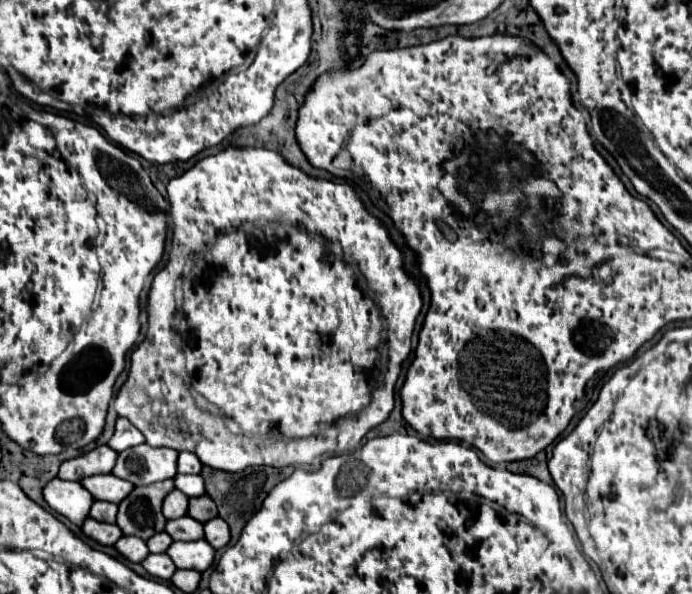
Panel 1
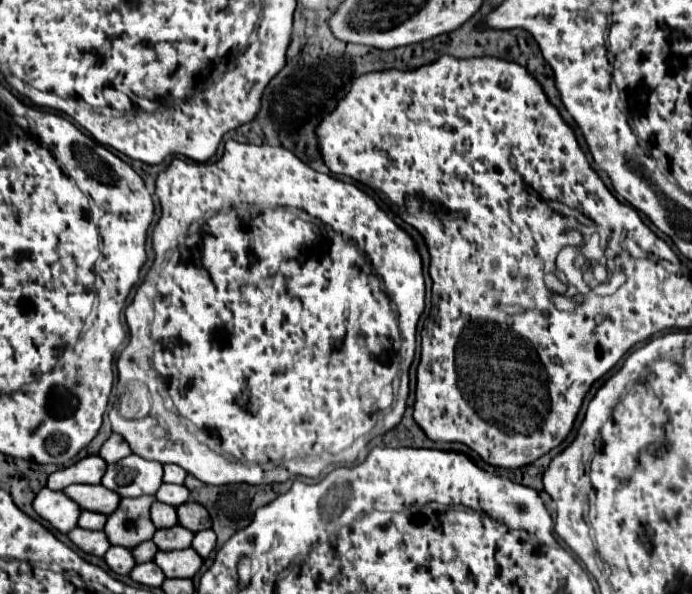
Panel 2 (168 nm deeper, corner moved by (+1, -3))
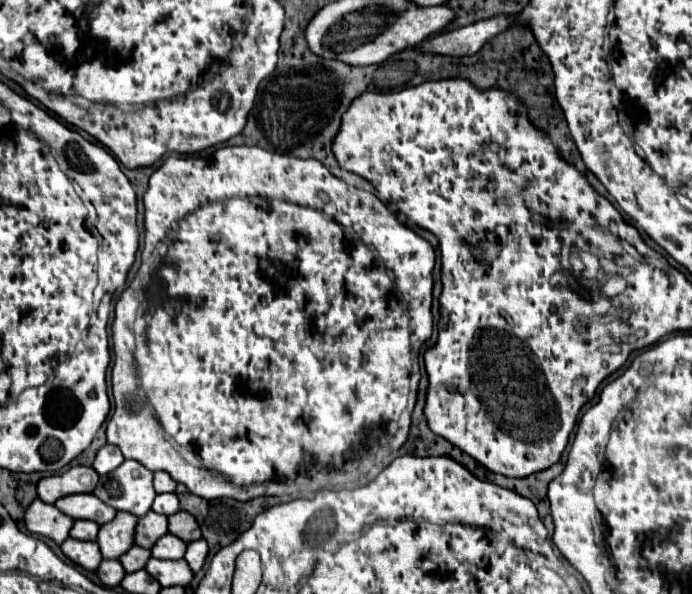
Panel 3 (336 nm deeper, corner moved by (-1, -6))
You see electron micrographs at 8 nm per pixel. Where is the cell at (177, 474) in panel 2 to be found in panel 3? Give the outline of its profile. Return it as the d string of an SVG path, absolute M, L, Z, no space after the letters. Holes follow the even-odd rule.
M157 471L153 483L155 483L155 491L157 493L171 493L171 491L177 489L175 479L171 479L171 475L167 471Z

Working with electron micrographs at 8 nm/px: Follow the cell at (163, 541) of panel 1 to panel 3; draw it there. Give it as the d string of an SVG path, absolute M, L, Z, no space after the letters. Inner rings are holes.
M133 545L127 553L123 553L123 555L119 557L119 561L123 563L123 567L125 567L127 573L133 573L133 571L143 569L145 563L149 561L149 557L151 557L151 549L143 549L143 547Z

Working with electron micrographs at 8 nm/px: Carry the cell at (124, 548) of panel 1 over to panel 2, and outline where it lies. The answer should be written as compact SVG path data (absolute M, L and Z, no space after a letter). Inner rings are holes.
M111 546L105 554L105 562L107 566L115 572L115 574L129 574L131 568L135 566L135 560L131 556L129 548L119 548L119 546Z

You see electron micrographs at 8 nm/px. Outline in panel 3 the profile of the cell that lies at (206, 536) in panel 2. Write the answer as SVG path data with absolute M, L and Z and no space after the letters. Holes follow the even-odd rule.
M199 539L199 541L189 543L187 553L185 553L185 559L187 559L189 567L193 569L193 573L199 573L199 571L201 571L207 553L209 553L209 545L207 545L205 539Z

